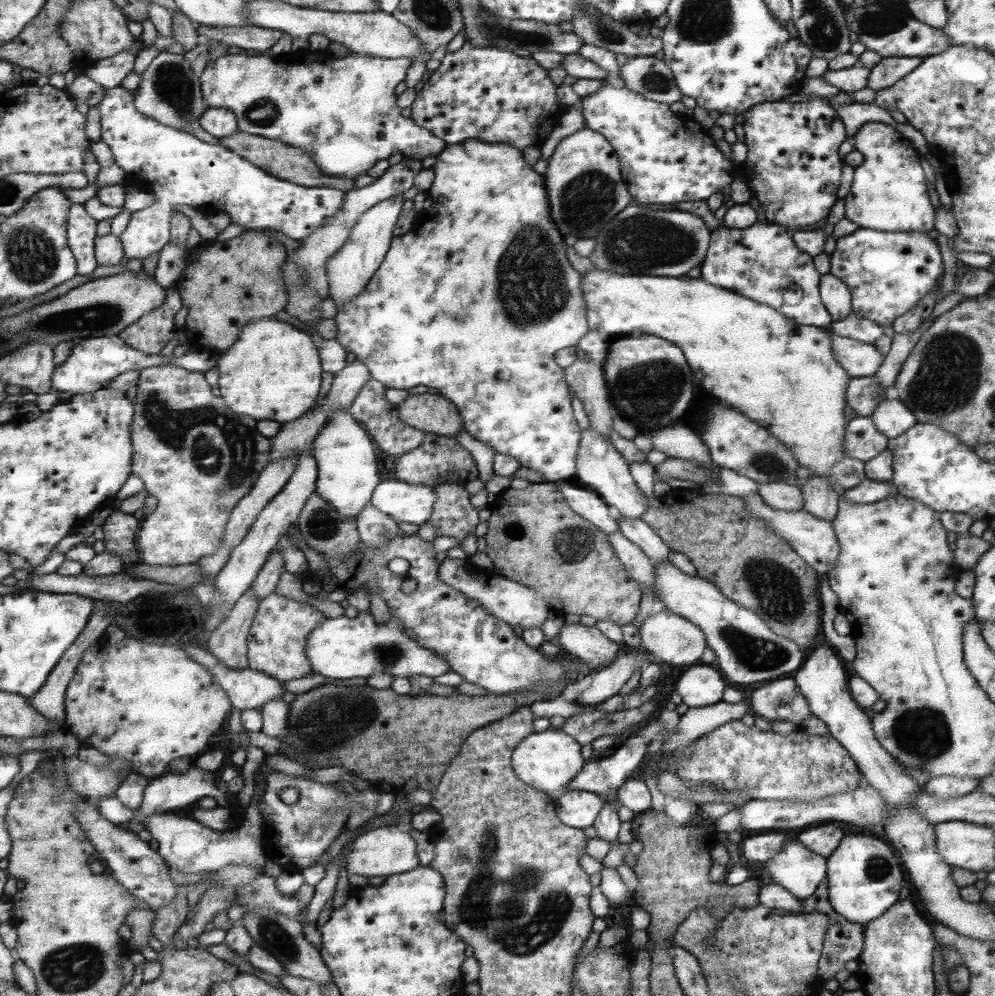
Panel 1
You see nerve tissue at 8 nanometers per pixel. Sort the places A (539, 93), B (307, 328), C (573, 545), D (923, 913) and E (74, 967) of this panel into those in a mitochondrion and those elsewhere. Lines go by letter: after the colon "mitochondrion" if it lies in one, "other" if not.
A: other
B: other
C: mitochondrion
D: other
E: mitochondrion

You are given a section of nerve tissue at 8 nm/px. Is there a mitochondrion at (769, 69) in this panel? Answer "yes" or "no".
no

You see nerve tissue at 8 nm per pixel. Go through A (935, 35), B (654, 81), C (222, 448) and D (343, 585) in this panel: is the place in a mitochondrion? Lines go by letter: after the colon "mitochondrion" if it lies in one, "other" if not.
A: other
B: mitochondrion
C: mitochondrion
D: other

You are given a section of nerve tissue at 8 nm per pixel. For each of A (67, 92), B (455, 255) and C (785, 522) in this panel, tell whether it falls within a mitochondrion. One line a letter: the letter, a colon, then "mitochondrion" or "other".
A: other
B: other
C: other

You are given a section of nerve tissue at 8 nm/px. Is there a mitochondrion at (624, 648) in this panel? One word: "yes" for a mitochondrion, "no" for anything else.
no

